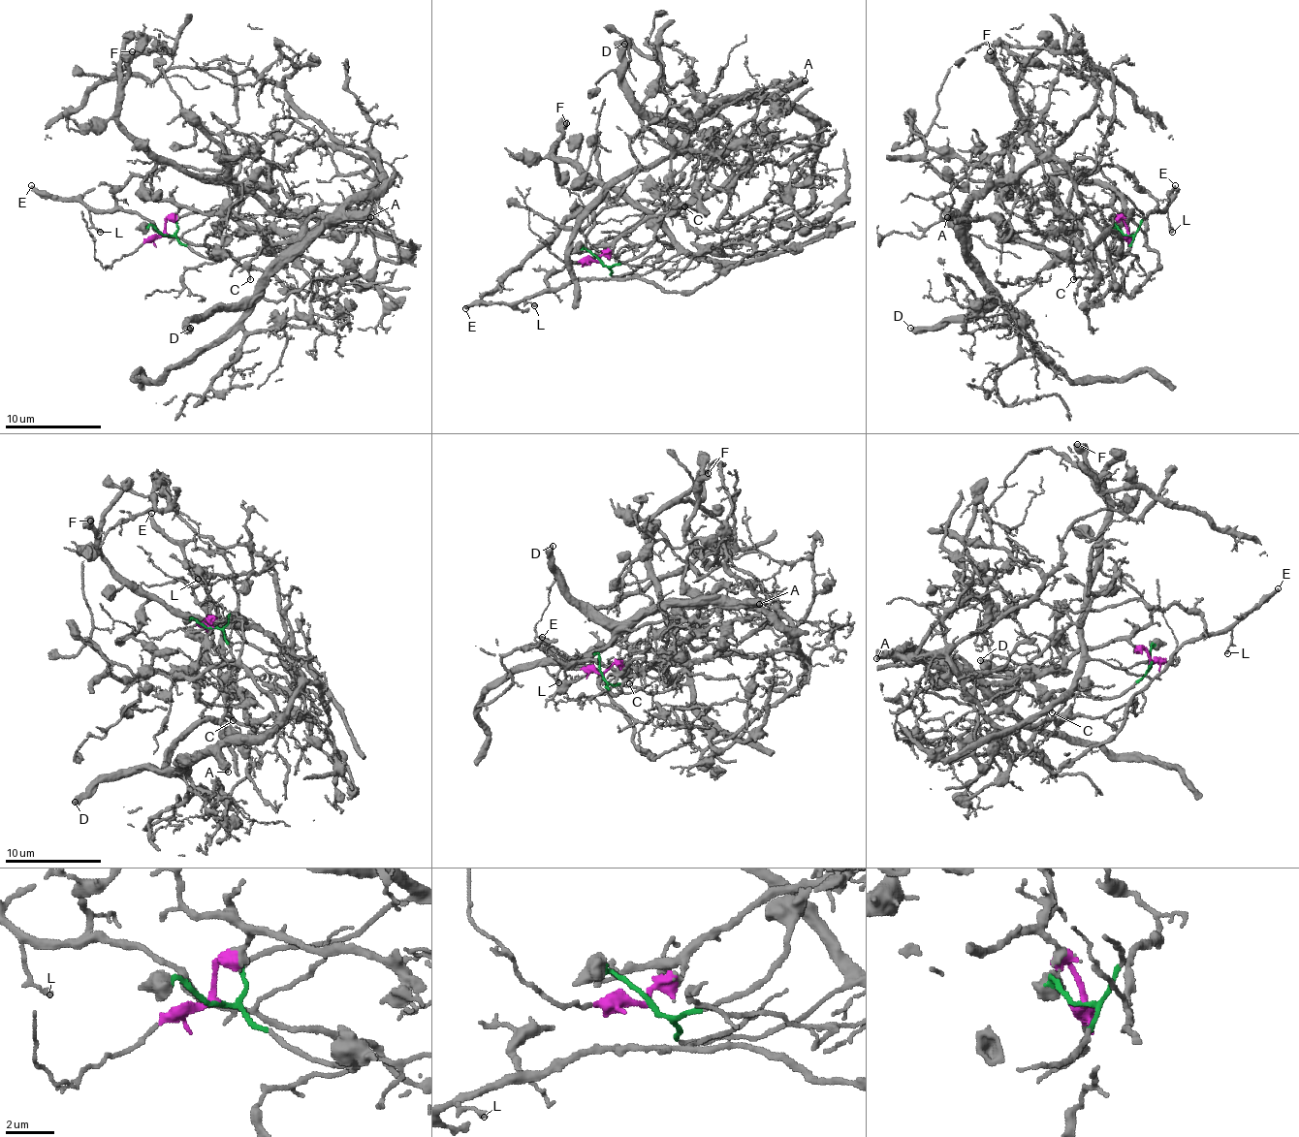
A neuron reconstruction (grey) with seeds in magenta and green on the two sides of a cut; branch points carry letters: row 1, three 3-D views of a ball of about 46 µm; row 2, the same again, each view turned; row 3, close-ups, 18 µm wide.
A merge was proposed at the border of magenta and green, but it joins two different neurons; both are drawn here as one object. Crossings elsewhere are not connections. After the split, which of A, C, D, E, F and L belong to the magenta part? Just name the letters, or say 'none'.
A, C, D

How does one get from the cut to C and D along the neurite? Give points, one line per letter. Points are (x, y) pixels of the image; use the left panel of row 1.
C: (166, 235), (166, 222), (180, 207), (236, 217), (263, 236), (260, 249), (250, 261), (250, 280)
D: (166, 235), (180, 207), (229, 215), (316, 285), (308, 314), (269, 329), (245, 331), (248, 304), (190, 329)

